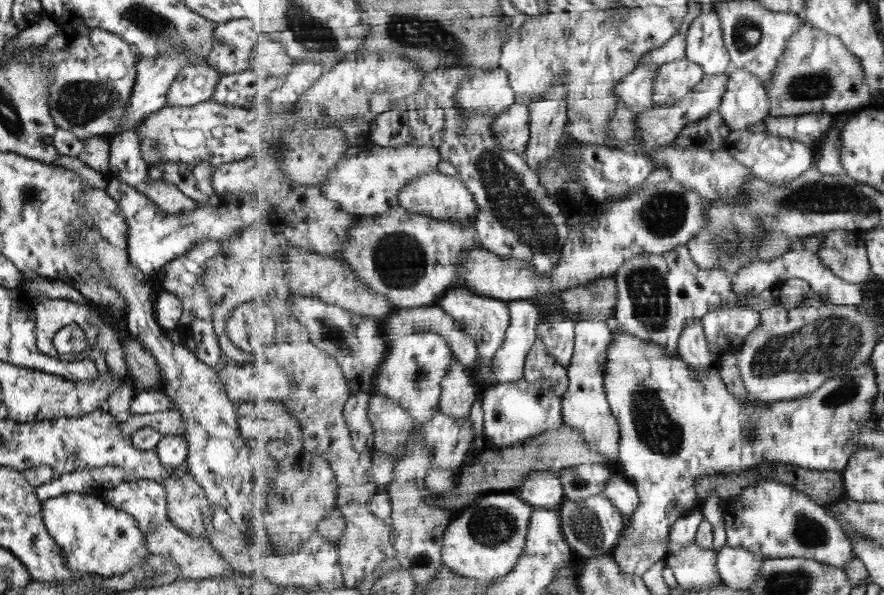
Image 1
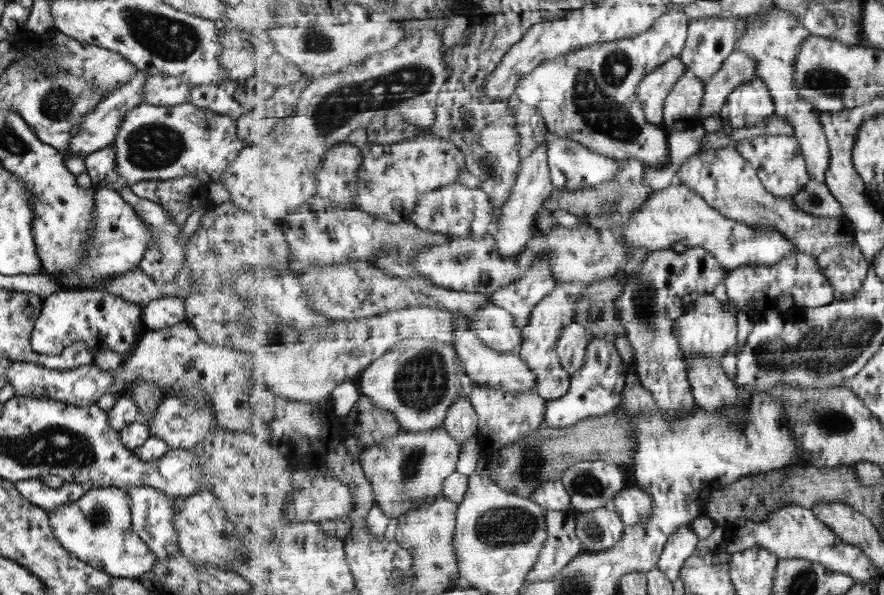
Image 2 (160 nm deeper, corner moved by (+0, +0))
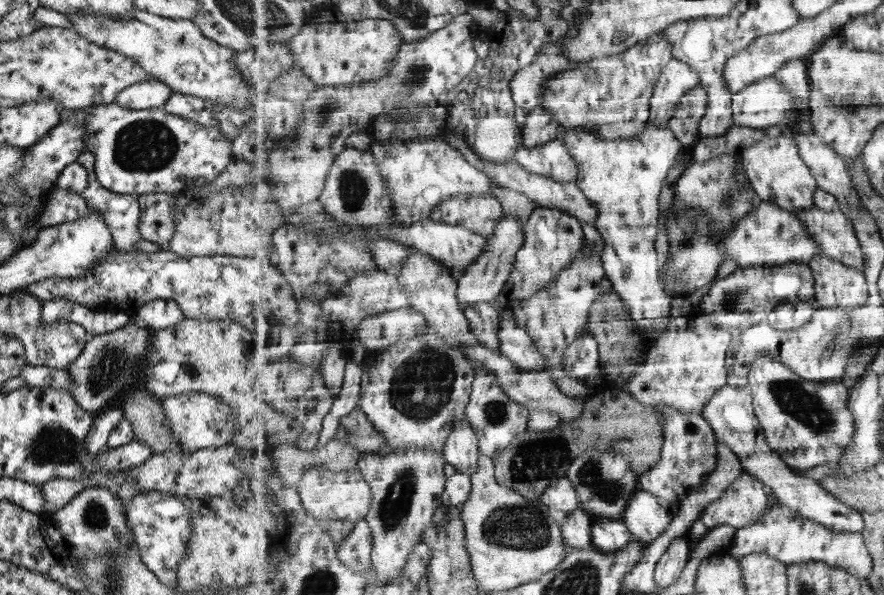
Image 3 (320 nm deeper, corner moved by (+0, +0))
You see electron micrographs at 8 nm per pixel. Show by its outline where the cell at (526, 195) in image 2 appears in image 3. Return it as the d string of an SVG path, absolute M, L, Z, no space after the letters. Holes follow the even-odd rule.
M504 215L500 223L496 226L496 231L488 237L488 245L481 256L468 266L458 281L458 301L460 308L477 306L483 302L493 302L506 287L506 282L510 279L515 266L516 256L523 246L523 233L519 220L513 216Z

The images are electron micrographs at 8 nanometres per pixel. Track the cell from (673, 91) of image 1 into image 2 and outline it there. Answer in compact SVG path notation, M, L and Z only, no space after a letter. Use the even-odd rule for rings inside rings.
M687 72L669 92L663 103L663 125L669 133L684 132L701 126L699 111L705 99L706 84Z

